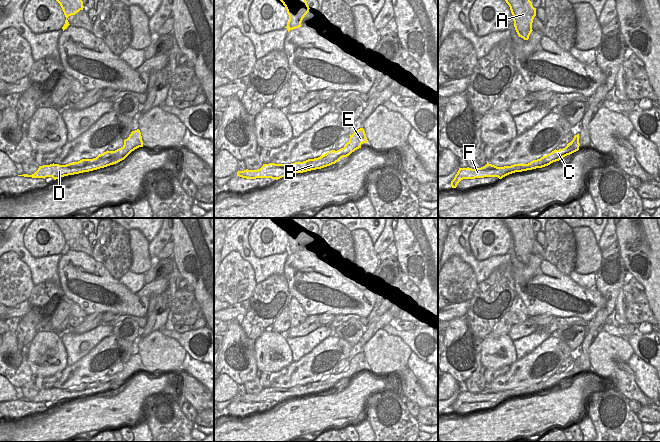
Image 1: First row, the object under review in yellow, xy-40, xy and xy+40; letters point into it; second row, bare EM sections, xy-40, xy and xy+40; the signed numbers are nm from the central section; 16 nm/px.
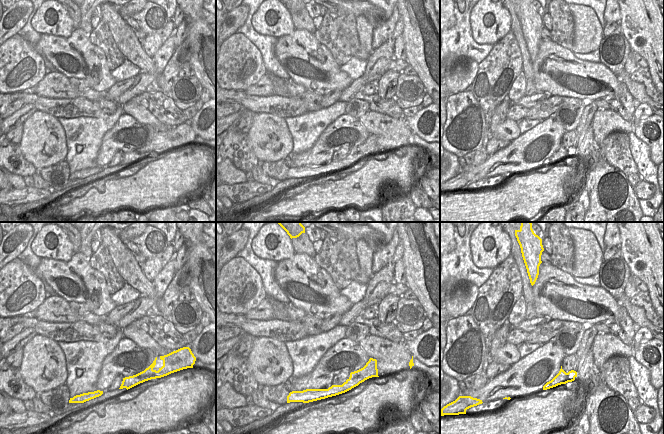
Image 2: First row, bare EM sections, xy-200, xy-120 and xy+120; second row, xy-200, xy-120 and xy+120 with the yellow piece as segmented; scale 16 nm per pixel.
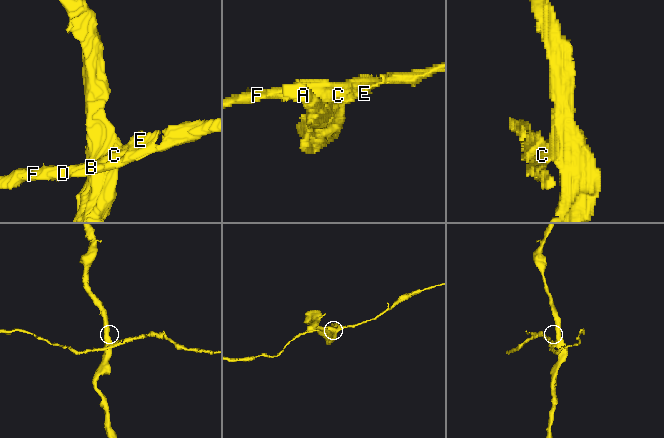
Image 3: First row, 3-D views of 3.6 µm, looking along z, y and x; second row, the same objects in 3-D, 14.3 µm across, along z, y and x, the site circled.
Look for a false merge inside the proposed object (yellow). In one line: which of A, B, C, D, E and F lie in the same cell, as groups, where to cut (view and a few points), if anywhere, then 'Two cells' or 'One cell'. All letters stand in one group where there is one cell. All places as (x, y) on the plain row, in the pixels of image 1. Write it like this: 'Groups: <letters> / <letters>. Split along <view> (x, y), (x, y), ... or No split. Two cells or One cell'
Groups: A C / B D E F. Split along xy-40 (119, 373), (117, 380), (104, 381), (102, 383), (96, 382). Two cells.

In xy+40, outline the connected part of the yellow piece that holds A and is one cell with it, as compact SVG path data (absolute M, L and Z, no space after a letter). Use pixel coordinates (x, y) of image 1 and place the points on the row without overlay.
M500 218L509 229L514 251L519 261L528 264L532 254L536 232L530 225L530 218Z

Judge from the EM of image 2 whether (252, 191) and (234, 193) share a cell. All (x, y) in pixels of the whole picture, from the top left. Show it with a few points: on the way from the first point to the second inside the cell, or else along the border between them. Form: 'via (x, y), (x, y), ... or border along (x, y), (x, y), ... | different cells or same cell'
via (248, 191), (238, 193) | same cell

